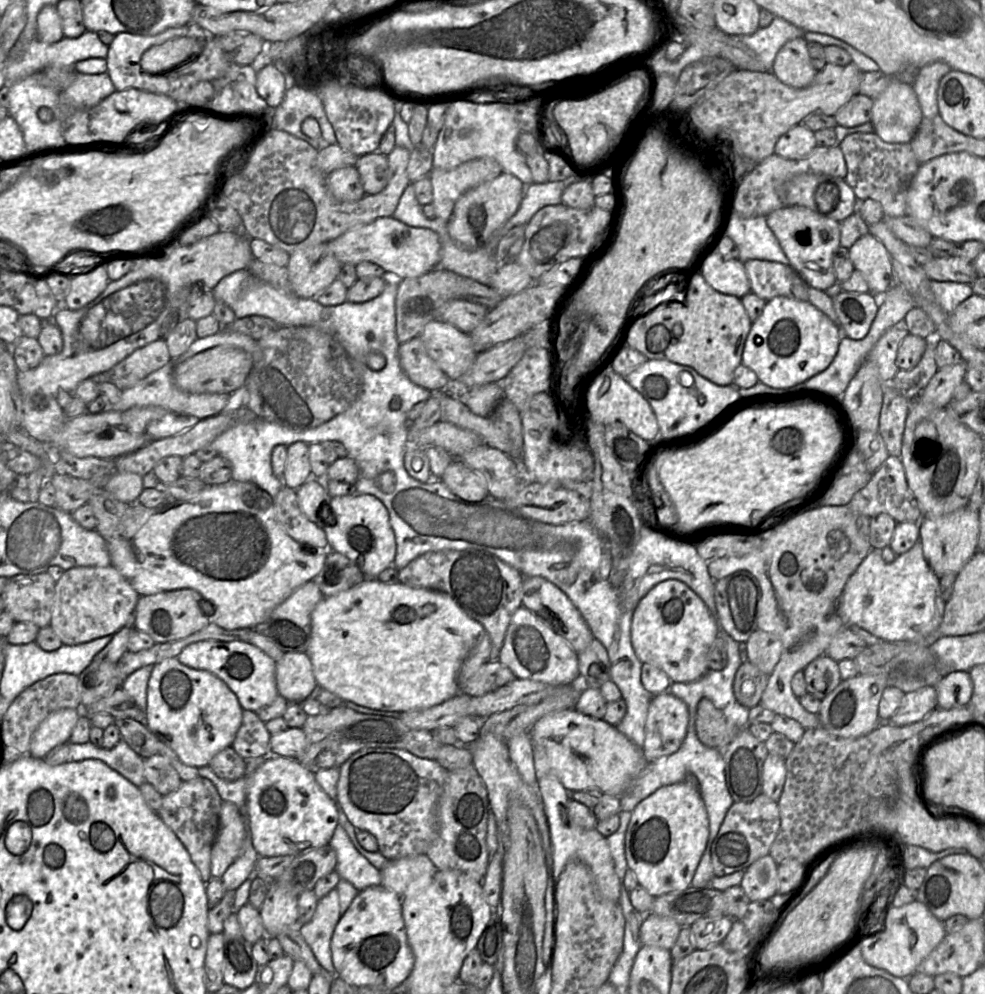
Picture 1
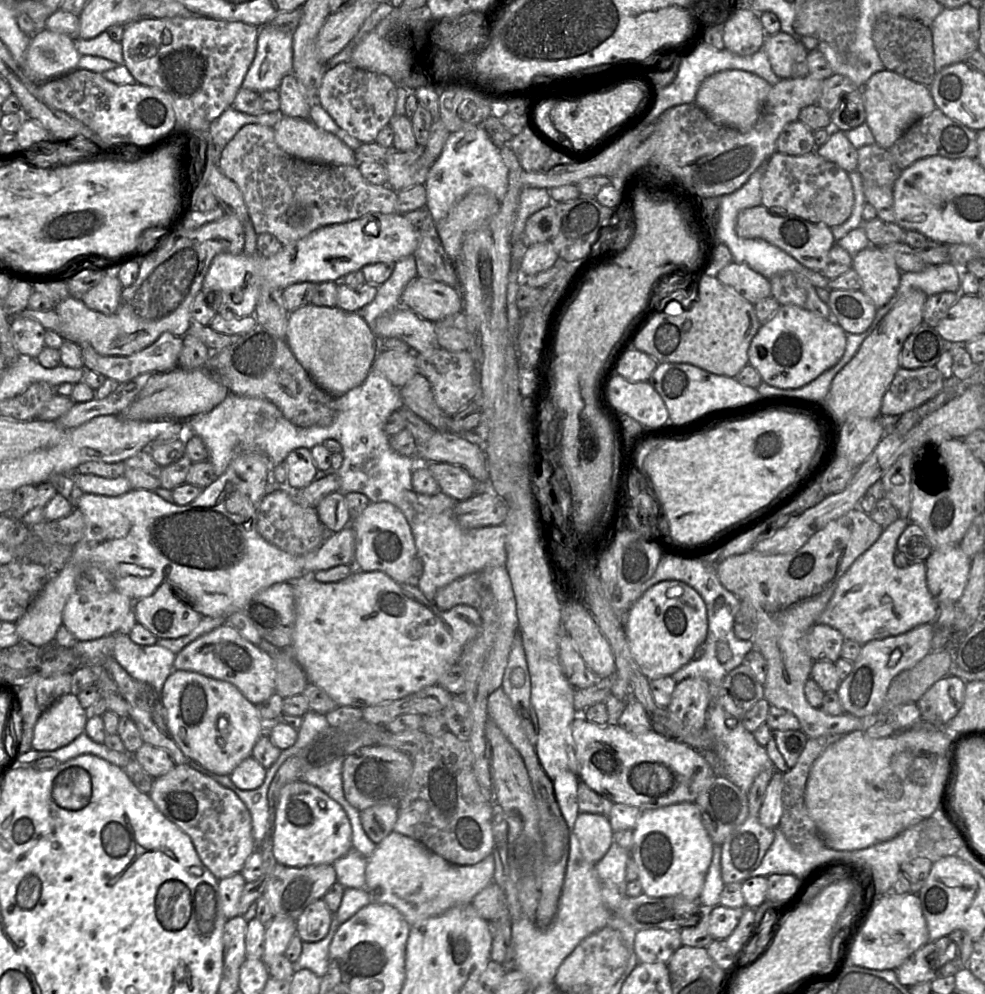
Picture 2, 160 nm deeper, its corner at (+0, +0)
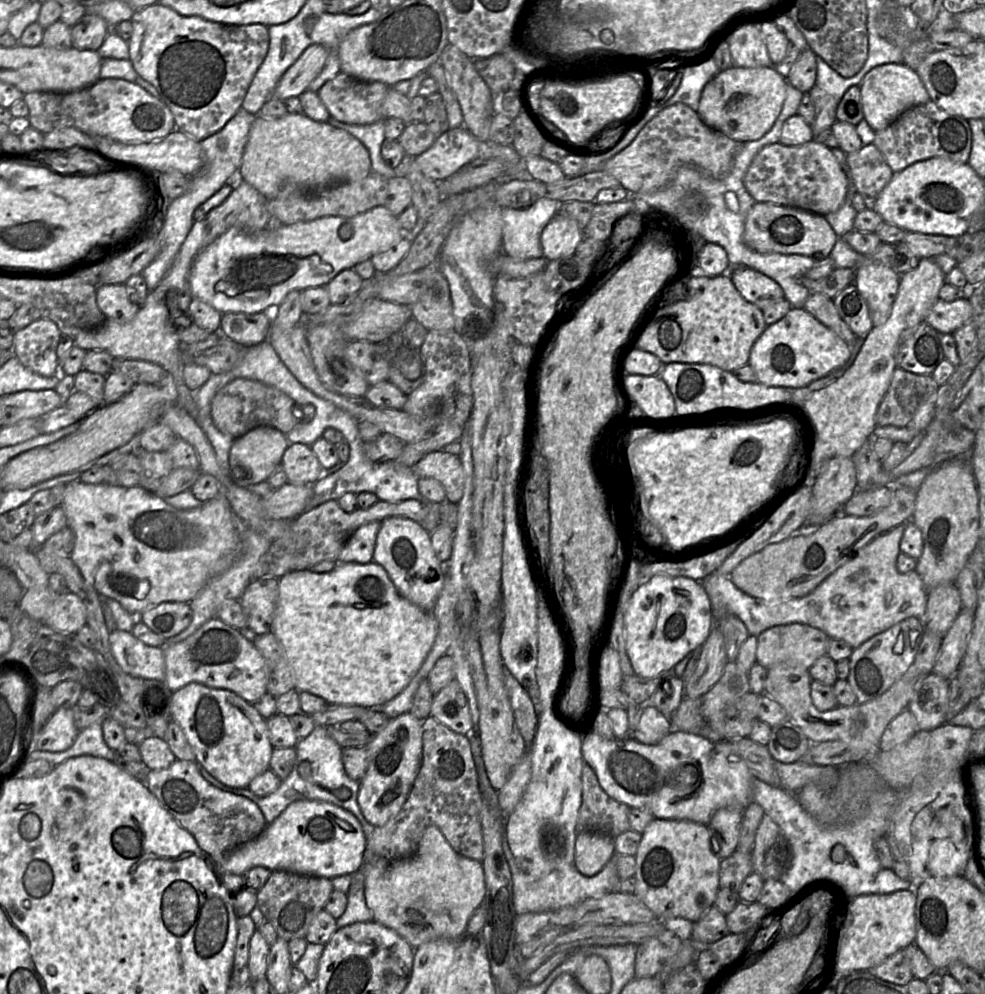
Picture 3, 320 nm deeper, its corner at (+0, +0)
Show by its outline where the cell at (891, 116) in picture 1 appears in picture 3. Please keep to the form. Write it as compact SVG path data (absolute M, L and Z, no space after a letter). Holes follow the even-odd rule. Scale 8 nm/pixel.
M888 63L872 68L859 86L863 119L874 132L889 126L906 110L930 101L930 96L916 71L903 63Z

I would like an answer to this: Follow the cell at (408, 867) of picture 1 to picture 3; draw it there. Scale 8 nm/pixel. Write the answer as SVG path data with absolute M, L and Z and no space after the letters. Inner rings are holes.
M436 826L428 827L418 845L418 849L414 855L408 858L387 861L379 859L371 862L371 864L364 866L362 865L362 873L364 876L364 895L366 898L366 904L372 911L374 920L386 927L389 927L396 931L401 937L406 939L408 943L415 949L423 943L435 940L435 939L448 939L455 940L463 937L466 934L468 920L473 911L483 903L486 885L485 885L485 874L482 861L470 859L458 854L448 843L444 835Z

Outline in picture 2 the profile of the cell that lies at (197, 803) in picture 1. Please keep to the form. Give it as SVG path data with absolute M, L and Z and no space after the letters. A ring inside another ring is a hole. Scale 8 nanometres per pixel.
M176 765L167 774L153 779L148 795L158 810L190 837L201 862L216 879L222 880L239 873L247 858L256 850L252 836L251 815L245 804L232 790L189 765Z

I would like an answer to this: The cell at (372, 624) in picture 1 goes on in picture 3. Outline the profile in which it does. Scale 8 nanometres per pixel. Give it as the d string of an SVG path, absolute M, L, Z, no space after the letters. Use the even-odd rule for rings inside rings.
M375 562L367 564L339 563L332 571L315 573L310 570L292 571L279 578L279 594L272 622L272 632L282 646L295 678L296 690L323 698L328 704L380 707L392 700L410 683L432 648L438 631L432 611L425 611L404 598L396 589L386 570Z

